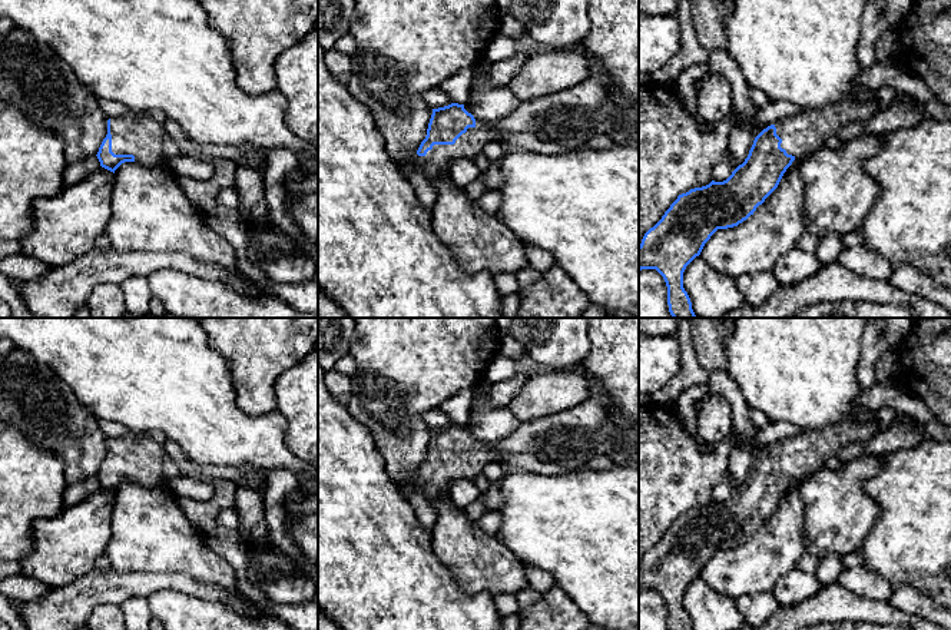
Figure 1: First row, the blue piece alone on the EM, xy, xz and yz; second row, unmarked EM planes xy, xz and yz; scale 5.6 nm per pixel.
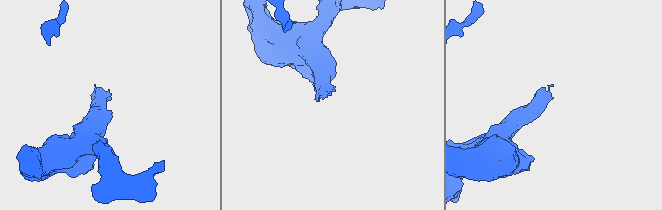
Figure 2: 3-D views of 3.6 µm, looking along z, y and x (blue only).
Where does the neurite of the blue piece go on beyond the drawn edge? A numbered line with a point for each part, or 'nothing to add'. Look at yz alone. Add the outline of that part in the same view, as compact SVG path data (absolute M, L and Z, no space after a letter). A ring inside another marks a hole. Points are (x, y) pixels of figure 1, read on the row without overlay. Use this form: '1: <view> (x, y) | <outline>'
1: yz (804, 454) | M875 417L866 422L849 418L819 430L802 431L773 445L782 460L781 468L801 483L822 470L826 460L836 457L842 448L854 442L868 442L884 431L887 427L879 427Z

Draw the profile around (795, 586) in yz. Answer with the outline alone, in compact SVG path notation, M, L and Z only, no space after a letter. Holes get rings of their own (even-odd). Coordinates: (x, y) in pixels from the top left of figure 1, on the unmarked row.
M795 567L775 583L772 593L781 606L789 606L814 597L821 588L822 583L815 574Z

